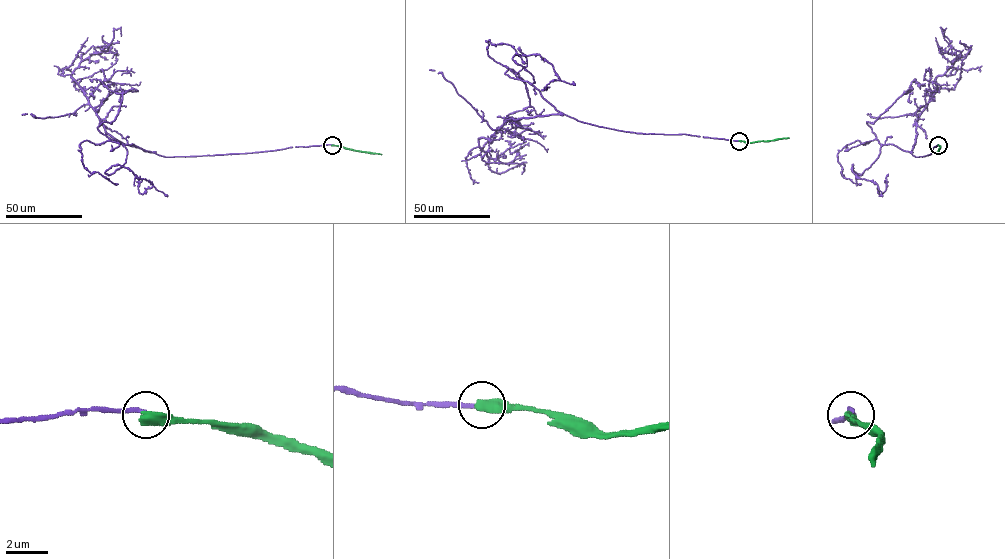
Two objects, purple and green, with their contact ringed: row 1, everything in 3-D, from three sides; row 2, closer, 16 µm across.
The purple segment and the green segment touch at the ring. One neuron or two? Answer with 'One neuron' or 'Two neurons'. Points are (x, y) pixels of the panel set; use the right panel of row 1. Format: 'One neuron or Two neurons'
Two neurons

